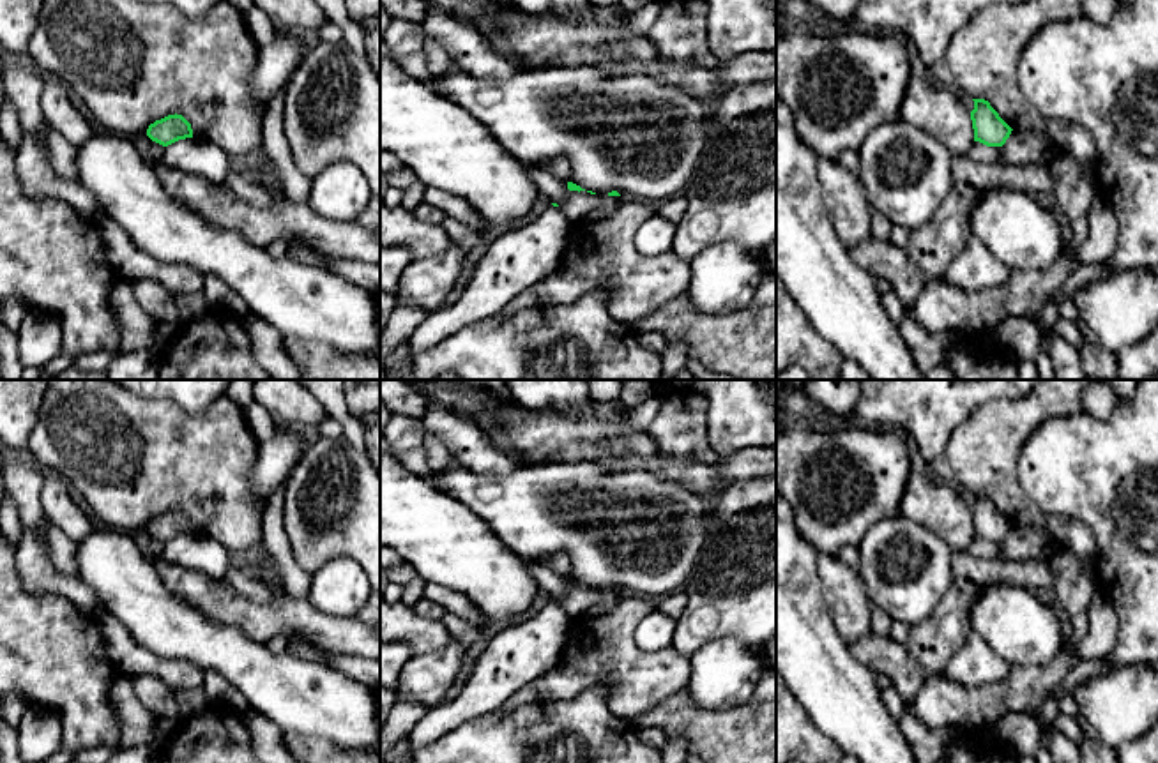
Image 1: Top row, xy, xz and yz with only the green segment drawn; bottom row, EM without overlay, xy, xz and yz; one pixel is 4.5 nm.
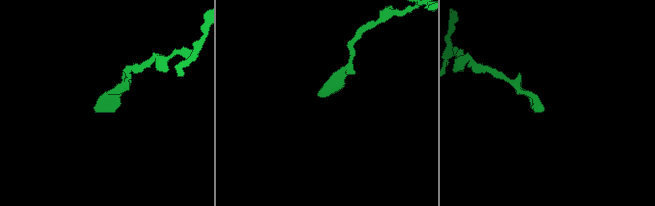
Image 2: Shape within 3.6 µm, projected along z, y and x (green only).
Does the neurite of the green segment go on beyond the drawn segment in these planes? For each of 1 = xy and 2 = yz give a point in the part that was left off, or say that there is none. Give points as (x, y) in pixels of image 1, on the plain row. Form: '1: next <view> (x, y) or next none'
1: next none
2: next none

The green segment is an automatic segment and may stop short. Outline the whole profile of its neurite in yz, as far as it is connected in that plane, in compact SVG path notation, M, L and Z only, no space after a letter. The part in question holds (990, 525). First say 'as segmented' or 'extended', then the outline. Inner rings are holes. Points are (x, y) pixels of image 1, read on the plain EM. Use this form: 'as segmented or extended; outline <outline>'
as segmented; outline M972 495L971 507L974 537L987 542L1002 542L1011 530L1011 523L999 512L999 509L985 495Z

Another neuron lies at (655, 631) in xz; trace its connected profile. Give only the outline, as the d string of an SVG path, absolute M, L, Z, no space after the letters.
M658 609L647 613L633 632L633 641L640 650L658 652L672 645L675 620Z

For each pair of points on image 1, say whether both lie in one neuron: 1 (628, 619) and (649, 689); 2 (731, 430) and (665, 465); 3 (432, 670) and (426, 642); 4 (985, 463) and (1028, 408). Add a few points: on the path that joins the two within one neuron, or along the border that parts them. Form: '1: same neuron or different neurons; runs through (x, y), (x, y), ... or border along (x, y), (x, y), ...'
1: same neuron; runs through (624, 636), (624, 664), (632, 672)
2: different neurons; border along (757, 445), (718, 456)
3: different neurons; border along (451, 638), (442, 647), (412, 656)
4: same neuron; runs through (987, 449), (1013, 423)

